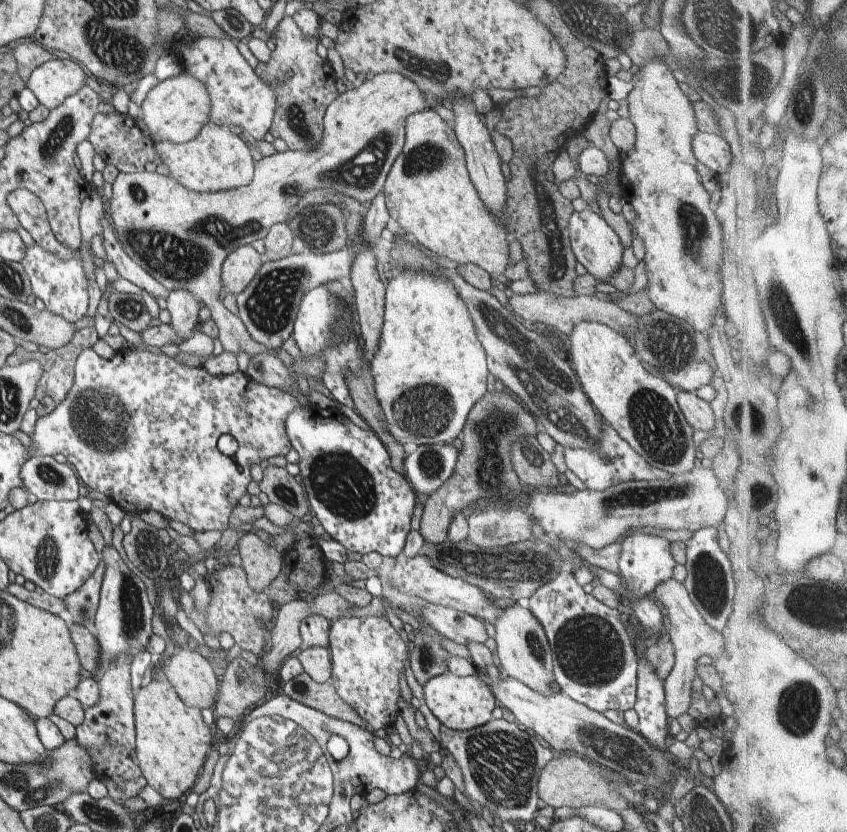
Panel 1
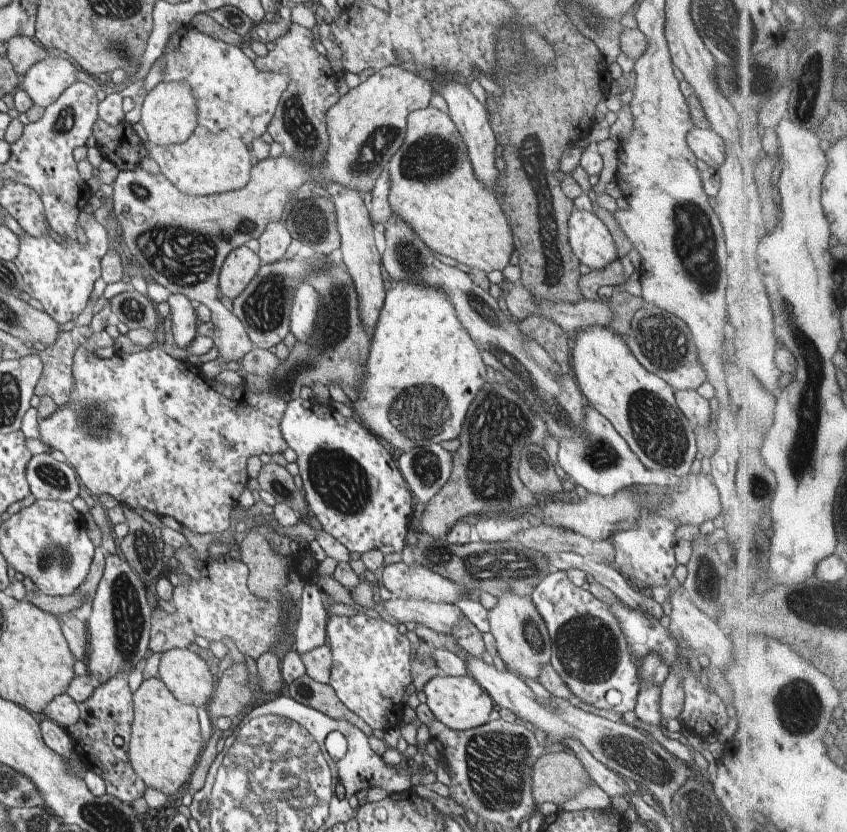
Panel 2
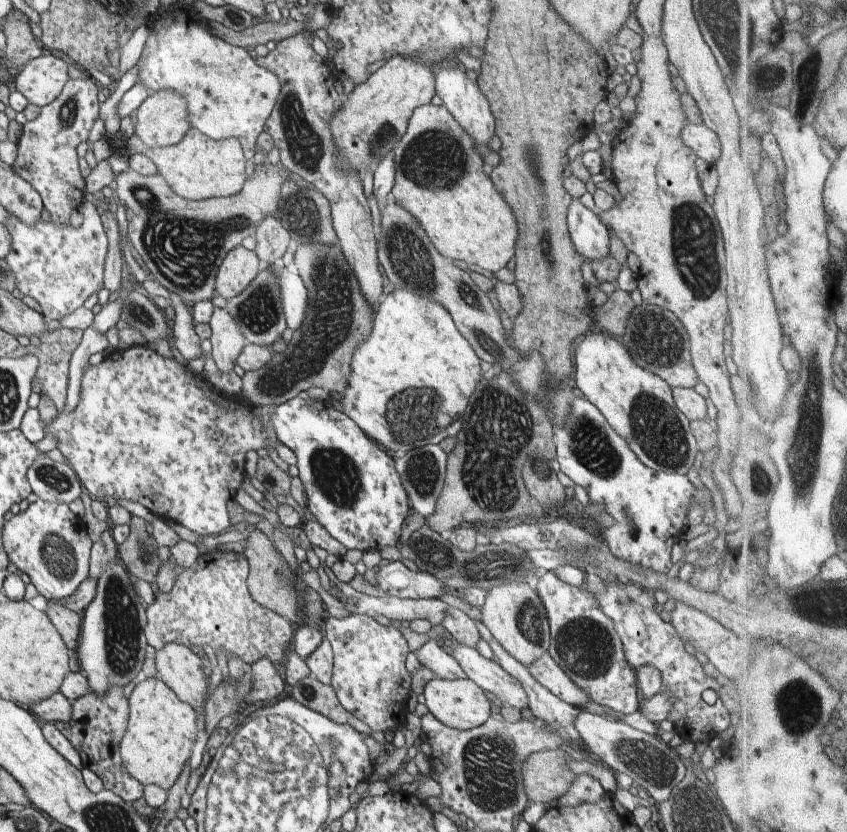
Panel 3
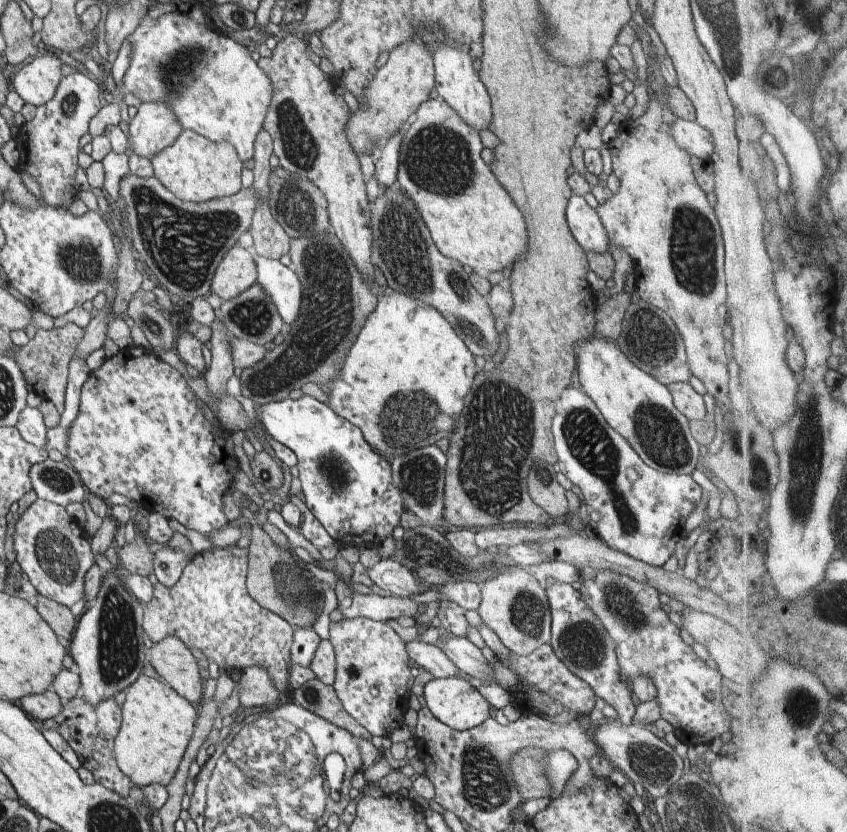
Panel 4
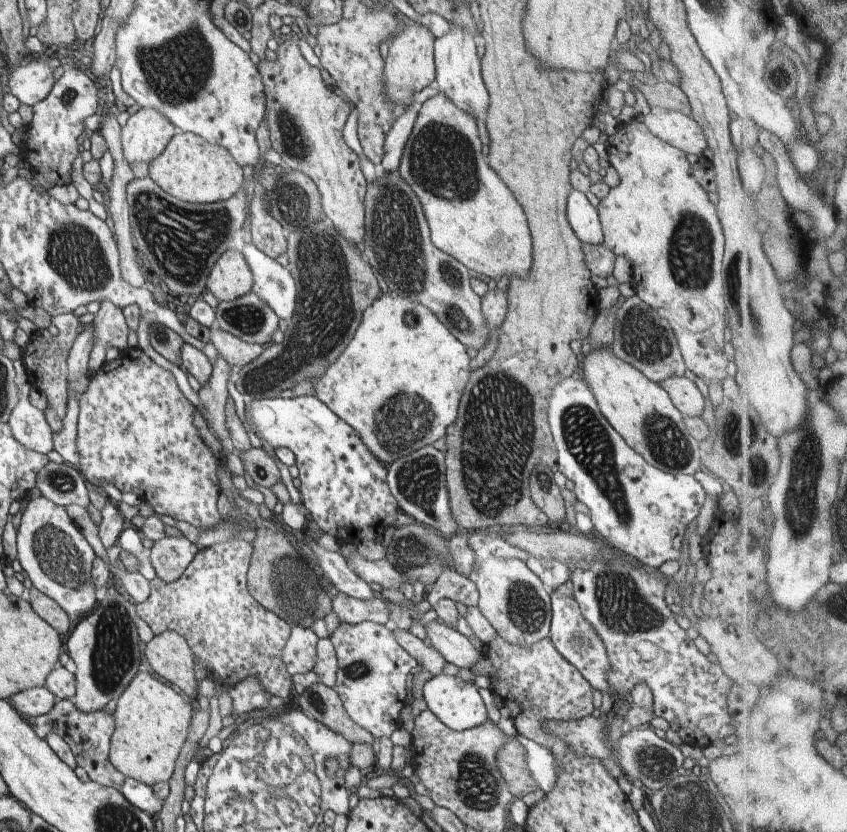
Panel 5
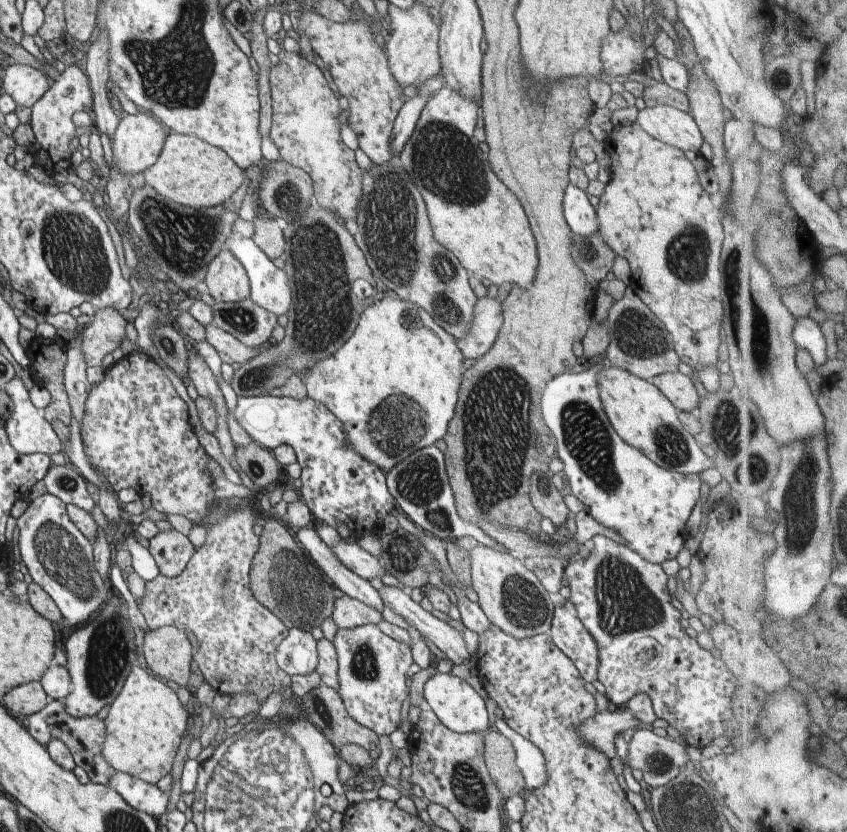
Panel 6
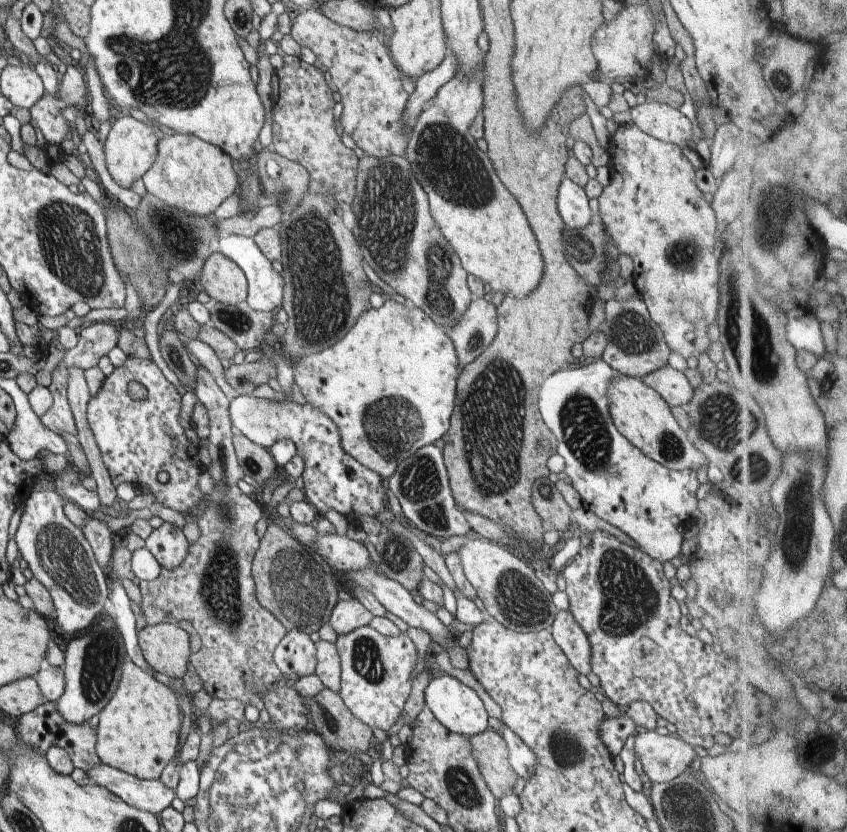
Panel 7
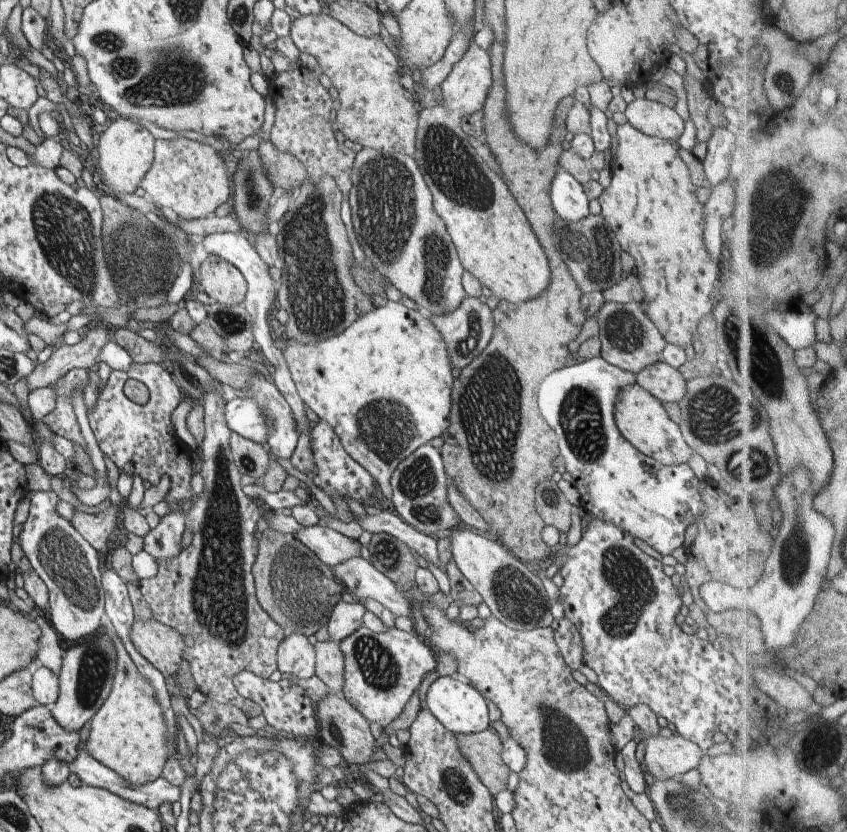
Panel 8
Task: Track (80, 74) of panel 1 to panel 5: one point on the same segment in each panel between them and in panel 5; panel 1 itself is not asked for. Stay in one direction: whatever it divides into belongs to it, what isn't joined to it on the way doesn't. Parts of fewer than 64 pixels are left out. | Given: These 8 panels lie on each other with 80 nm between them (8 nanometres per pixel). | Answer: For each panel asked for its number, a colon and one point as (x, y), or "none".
2: (45, 81)
3: (42, 79)
4: (37, 81)
5: (31, 82)

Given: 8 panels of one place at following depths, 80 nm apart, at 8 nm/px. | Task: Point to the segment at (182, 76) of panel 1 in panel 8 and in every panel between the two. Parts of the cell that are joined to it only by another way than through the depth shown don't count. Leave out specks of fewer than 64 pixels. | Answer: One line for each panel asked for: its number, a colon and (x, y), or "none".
2: (169, 114)
3: (162, 120)
4: (155, 126)
5: (146, 133)
6: (139, 138)
7: (131, 149)
8: (127, 149)

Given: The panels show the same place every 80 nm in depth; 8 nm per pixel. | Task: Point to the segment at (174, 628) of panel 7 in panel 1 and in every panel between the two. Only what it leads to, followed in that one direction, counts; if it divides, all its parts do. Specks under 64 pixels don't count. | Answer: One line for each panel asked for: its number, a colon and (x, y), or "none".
1: (193, 677)
2: (185, 673)
3: (181, 669)
4: (171, 658)
5: (169, 654)
6: (168, 651)

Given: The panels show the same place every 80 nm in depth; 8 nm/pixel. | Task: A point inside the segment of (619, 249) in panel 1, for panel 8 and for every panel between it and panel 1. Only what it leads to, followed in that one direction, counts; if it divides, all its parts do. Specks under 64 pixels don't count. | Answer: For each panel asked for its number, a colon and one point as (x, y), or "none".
2: (590, 241)
3: (589, 234)
4: (583, 220)
5: (583, 217)
6: (580, 215)
7: (572, 201)
8: (568, 197)

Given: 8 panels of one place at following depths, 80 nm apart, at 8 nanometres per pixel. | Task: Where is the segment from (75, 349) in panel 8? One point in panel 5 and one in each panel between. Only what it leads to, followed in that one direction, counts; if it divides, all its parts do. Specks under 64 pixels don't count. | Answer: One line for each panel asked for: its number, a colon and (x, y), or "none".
5: (109, 325)
6: (106, 331)
7: (97, 339)

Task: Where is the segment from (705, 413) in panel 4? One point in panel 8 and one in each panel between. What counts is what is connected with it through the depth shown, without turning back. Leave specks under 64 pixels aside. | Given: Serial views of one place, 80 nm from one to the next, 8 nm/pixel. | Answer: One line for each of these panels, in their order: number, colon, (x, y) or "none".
5: (687, 397)
6: (679, 389)
7: (671, 384)
8: (666, 383)

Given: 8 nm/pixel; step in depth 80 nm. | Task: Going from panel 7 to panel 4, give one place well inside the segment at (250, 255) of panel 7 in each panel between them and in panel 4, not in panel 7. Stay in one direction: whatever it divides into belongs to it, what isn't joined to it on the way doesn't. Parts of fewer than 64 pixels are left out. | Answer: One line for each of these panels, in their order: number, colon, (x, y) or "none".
4: (281, 282)
5: (273, 283)
6: (270, 287)

